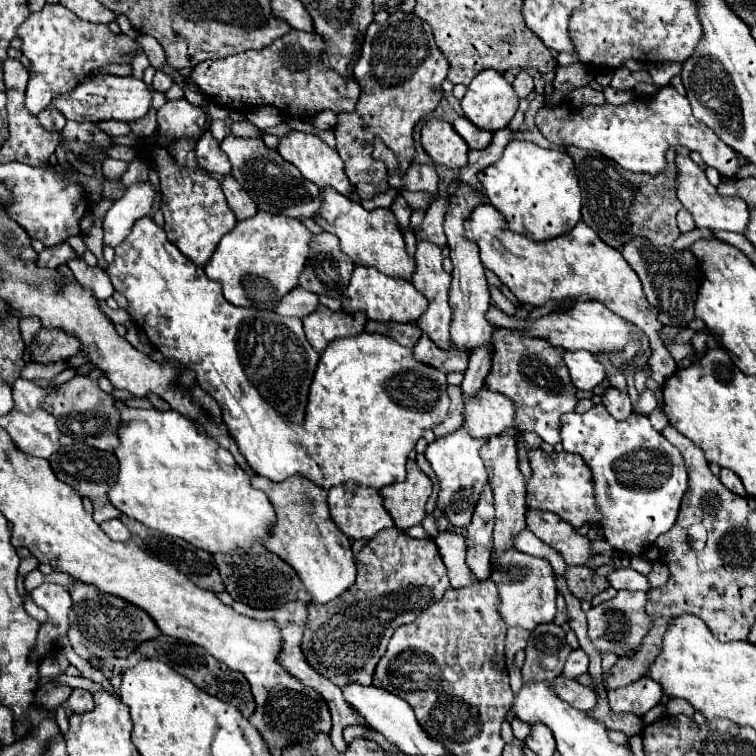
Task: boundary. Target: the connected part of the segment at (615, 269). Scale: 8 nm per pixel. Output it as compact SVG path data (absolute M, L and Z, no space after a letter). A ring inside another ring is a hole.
M479 205L465 225L465 237L479 245L483 265L491 269L521 303L543 307L549 301L559 303L565 299L591 297L641 327L649 335L651 345L659 343L657 335L663 325L657 321L657 311L647 305L639 277L629 269L623 255L605 245L583 221L557 239L537 243L507 229L505 217L493 205Z

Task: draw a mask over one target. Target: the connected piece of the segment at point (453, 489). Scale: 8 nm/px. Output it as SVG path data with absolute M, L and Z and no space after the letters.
M465 427L435 439L431 445L427 445L425 449L425 457L429 459L439 483L441 483L441 493L437 499L437 507L443 509L443 513L447 513L447 517L451 519L451 523L455 527L465 527L471 521L473 509L485 489L485 485L489 483L489 475L485 471L485 463L481 461L479 449L487 443L487 439L475 439L467 433Z

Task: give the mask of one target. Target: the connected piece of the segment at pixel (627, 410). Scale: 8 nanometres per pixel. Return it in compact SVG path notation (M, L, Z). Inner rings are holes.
M607 387L603 391L603 405L619 421L625 421L633 413L633 405L629 401L629 395L619 389L613 389L613 387Z

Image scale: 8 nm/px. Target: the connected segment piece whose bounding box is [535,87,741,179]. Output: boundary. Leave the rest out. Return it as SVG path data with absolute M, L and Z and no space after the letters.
M663 87L647 99L631 99L625 105L583 105L573 107L571 103L559 103L555 109L541 109L535 117L539 131L555 145L575 145L581 149L593 149L619 163L623 169L633 173L659 175L665 171L665 153L673 147L687 147L697 151L705 165L715 167L723 177L737 177L741 165L739 155L709 129L697 121L691 113L689 99L679 95L673 87Z

